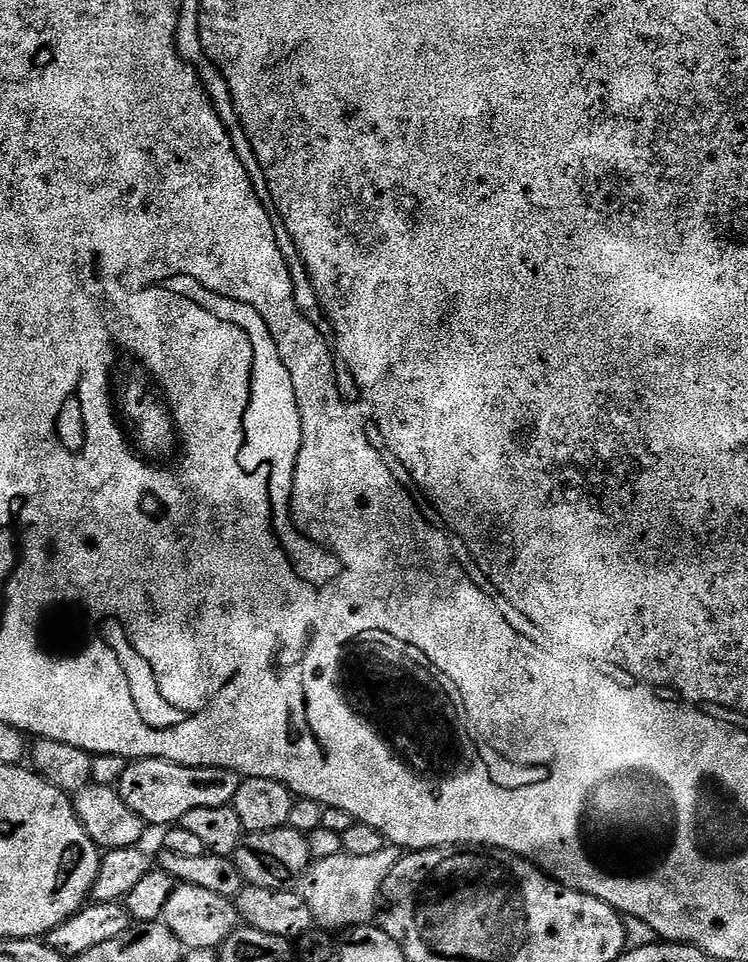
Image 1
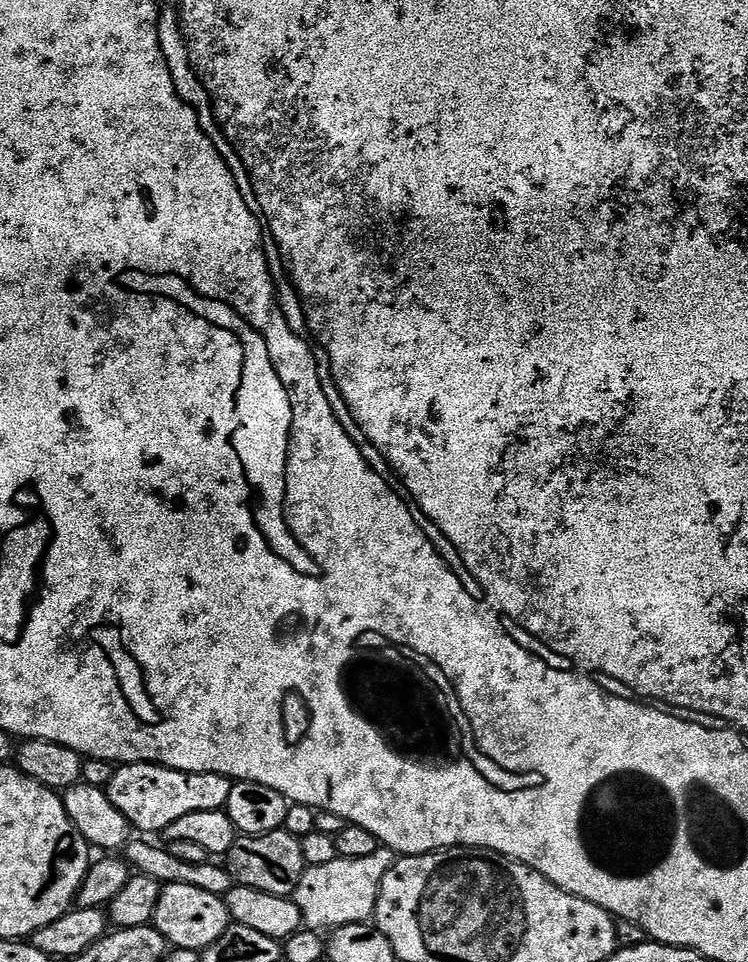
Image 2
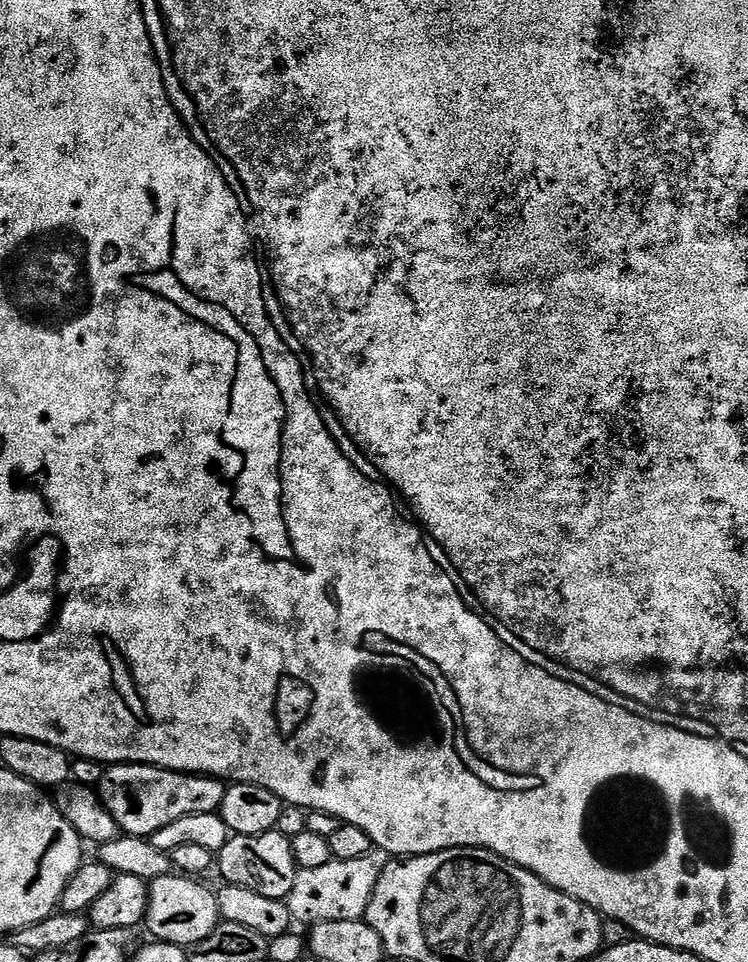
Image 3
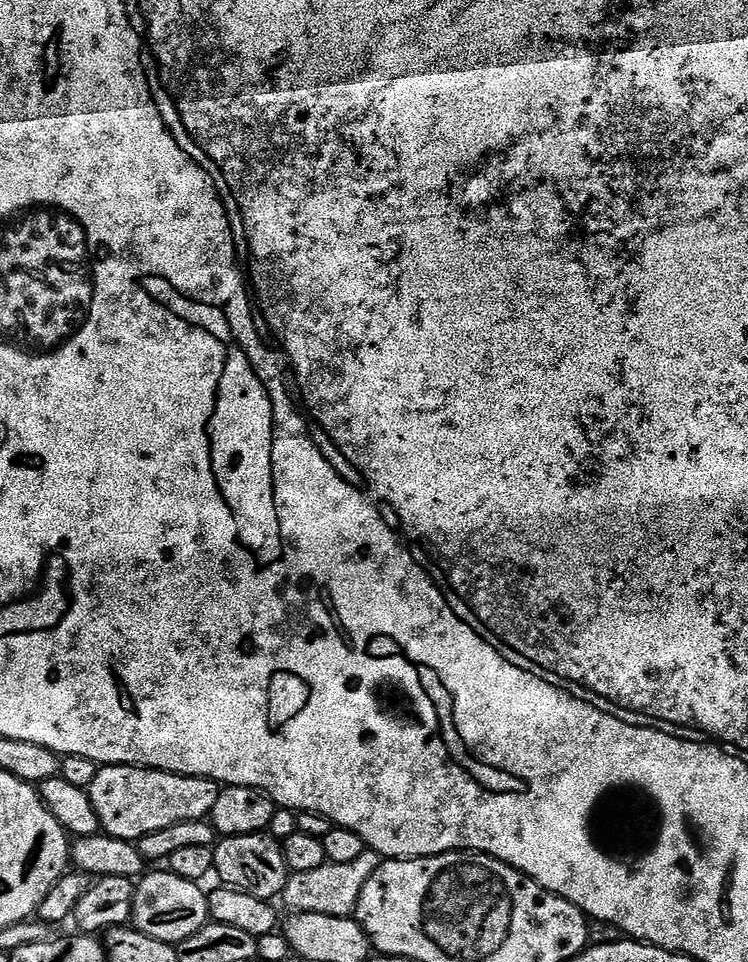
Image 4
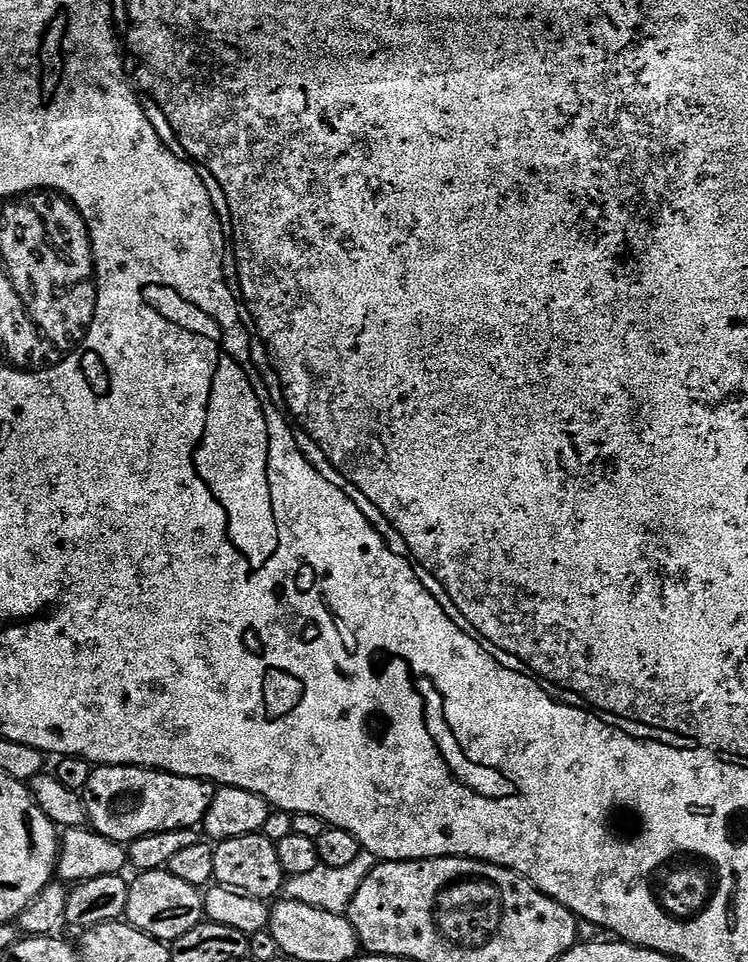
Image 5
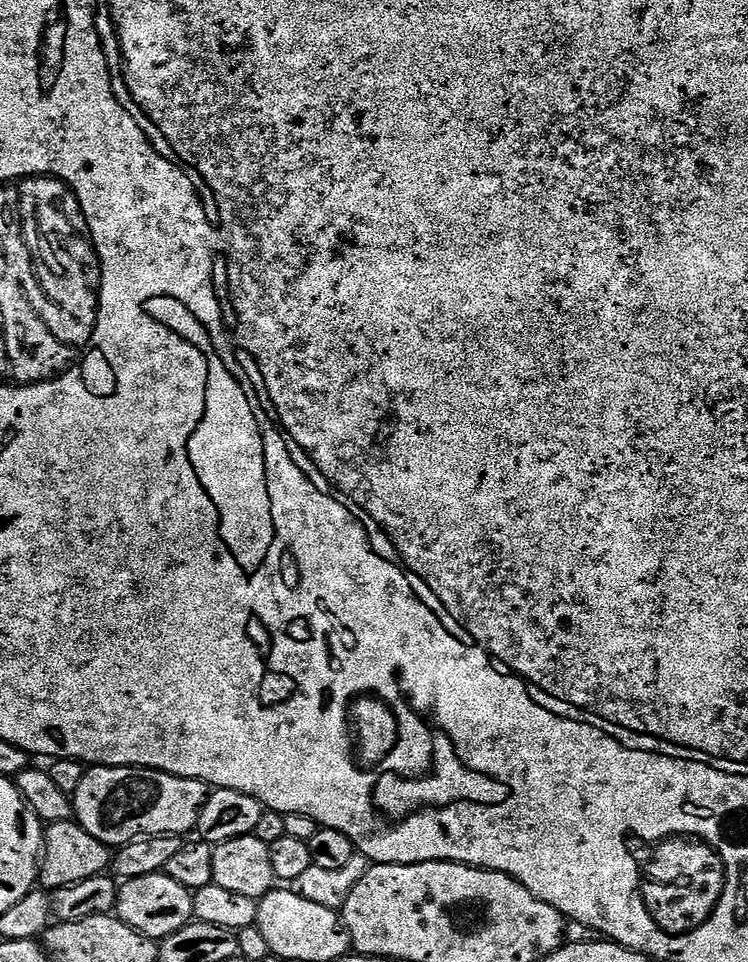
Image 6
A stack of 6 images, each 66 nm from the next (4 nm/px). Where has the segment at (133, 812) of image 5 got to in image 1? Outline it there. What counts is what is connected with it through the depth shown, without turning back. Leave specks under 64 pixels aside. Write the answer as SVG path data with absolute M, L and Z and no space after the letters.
M138 760L129 763L126 774L122 774L118 791L122 802L142 818L145 825L164 824L163 826L175 825L190 810L199 810L202 806L229 806L234 794L241 782L238 772L231 772L225 768L188 768L184 764L172 764L169 760Z

